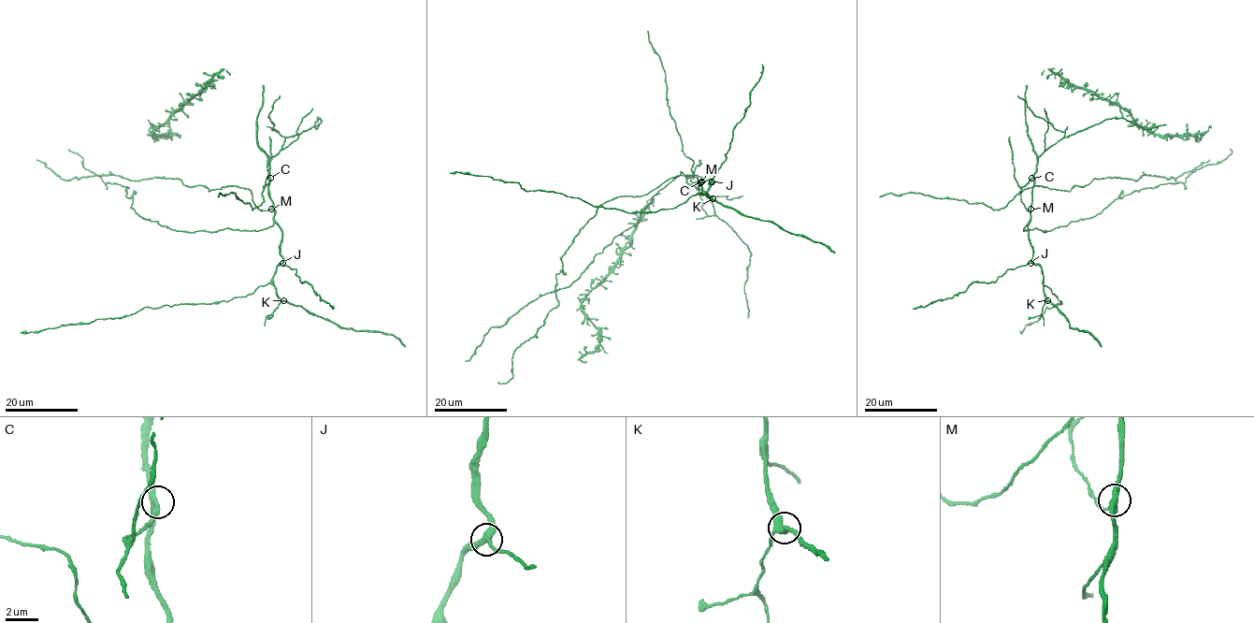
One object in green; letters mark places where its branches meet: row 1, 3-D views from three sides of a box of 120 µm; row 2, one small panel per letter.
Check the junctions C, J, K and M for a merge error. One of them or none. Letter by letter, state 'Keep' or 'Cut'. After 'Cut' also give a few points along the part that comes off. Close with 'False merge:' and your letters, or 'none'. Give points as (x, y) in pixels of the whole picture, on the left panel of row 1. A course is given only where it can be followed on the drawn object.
C: Keep
J: Keep
K: Keep
M: Keep
False merge: none

